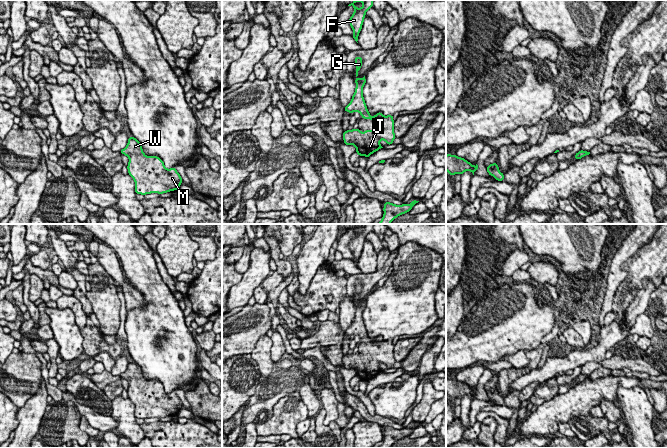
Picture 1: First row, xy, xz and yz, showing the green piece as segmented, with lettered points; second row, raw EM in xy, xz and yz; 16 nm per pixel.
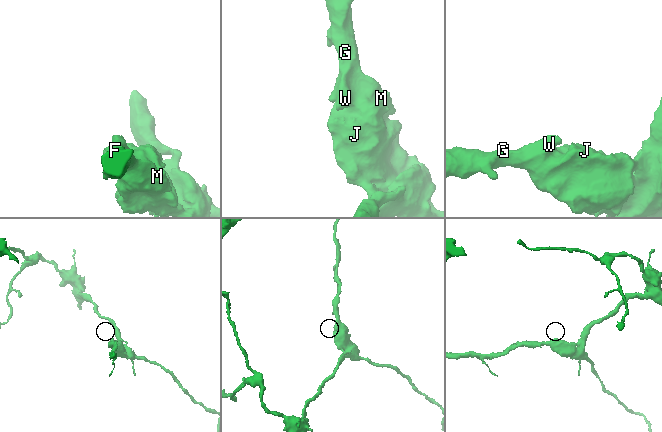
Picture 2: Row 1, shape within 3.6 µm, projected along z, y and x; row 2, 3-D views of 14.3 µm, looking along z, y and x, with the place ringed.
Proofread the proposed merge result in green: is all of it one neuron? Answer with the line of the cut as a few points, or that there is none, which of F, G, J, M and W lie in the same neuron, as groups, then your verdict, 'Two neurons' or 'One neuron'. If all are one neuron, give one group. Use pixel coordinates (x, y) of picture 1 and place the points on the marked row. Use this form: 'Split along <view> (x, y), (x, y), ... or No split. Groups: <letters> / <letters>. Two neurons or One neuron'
No split. Groups: F G J M W. One neuron

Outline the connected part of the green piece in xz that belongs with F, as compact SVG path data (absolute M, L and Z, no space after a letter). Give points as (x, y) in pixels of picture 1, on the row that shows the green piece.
M353 0L351 4L348 6L353 6L354 13L349 19L349 23L351 28L354 31L353 38L357 42L358 35L362 29L362 25L364 22L365 14L368 9L373 7L373 0Z

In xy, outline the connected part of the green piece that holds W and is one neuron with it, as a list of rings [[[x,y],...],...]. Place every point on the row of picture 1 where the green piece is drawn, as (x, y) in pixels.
[[[130,136],[127,146],[120,151],[121,154],[129,158],[127,166],[129,175],[135,181],[135,193],[146,195],[151,193],[163,194],[170,191],[178,190],[182,183],[180,174],[175,167],[166,169],[164,162],[158,156],[146,156],[142,150],[141,143],[134,137]]]

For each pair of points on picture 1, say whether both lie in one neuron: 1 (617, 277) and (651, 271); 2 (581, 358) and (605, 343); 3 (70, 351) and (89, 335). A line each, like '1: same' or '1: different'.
1: different
2: same
3: different

